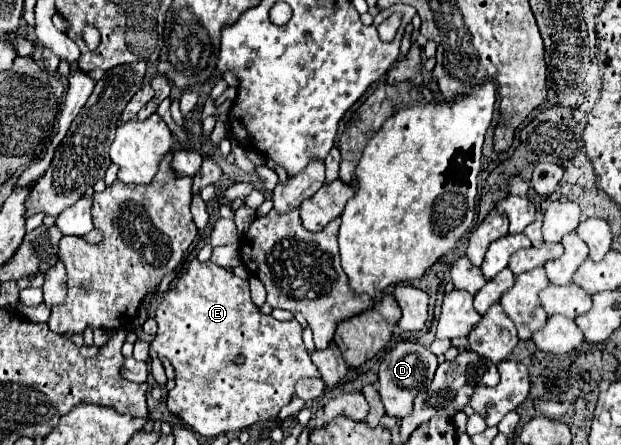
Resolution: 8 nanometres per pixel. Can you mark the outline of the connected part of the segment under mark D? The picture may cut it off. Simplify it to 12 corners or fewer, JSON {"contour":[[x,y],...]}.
{"contour":[[398,342],[378,370],[388,416],[404,418],[436,356],[420,342]]}

